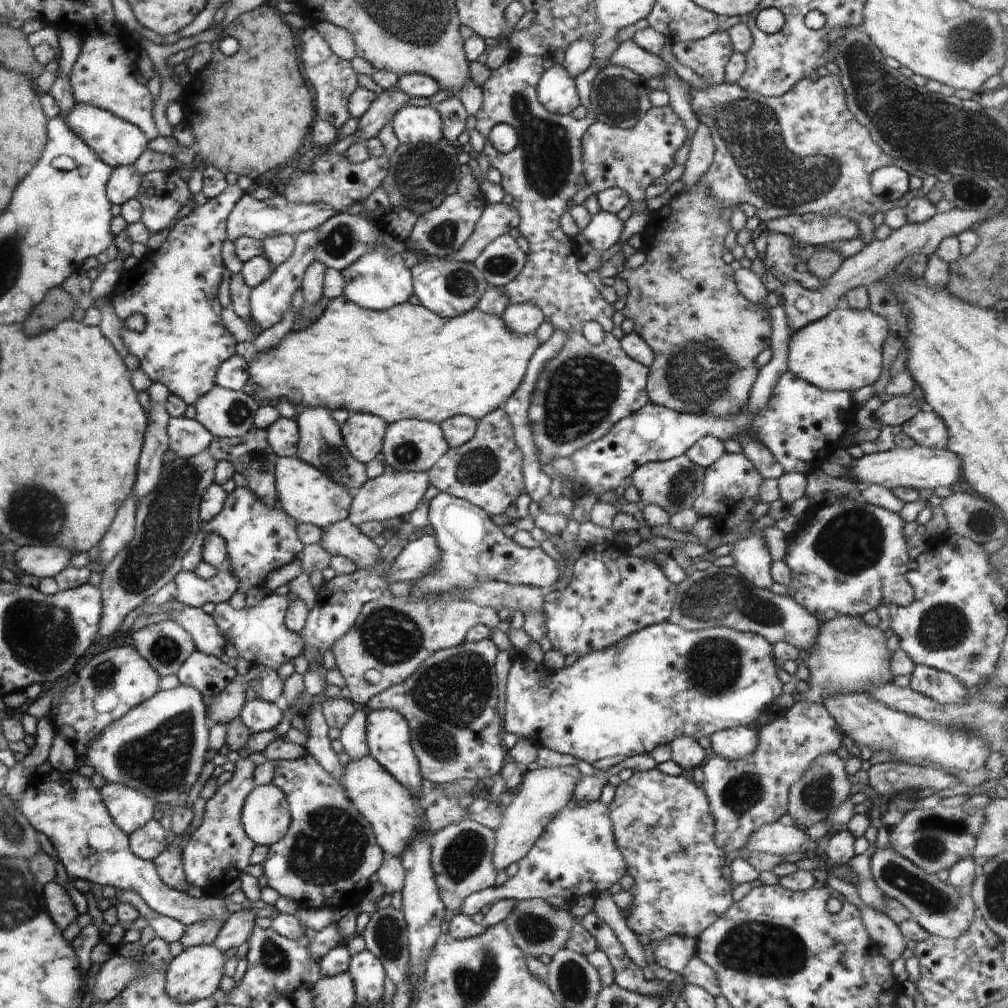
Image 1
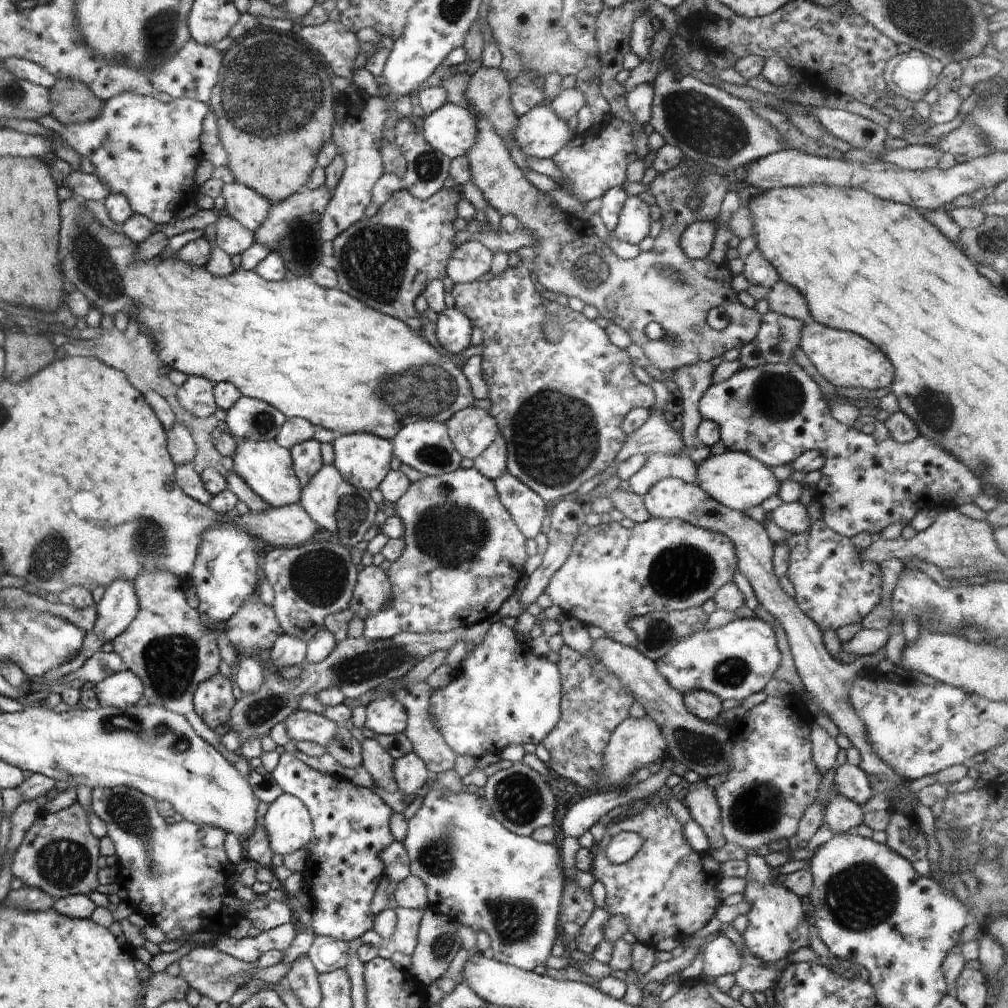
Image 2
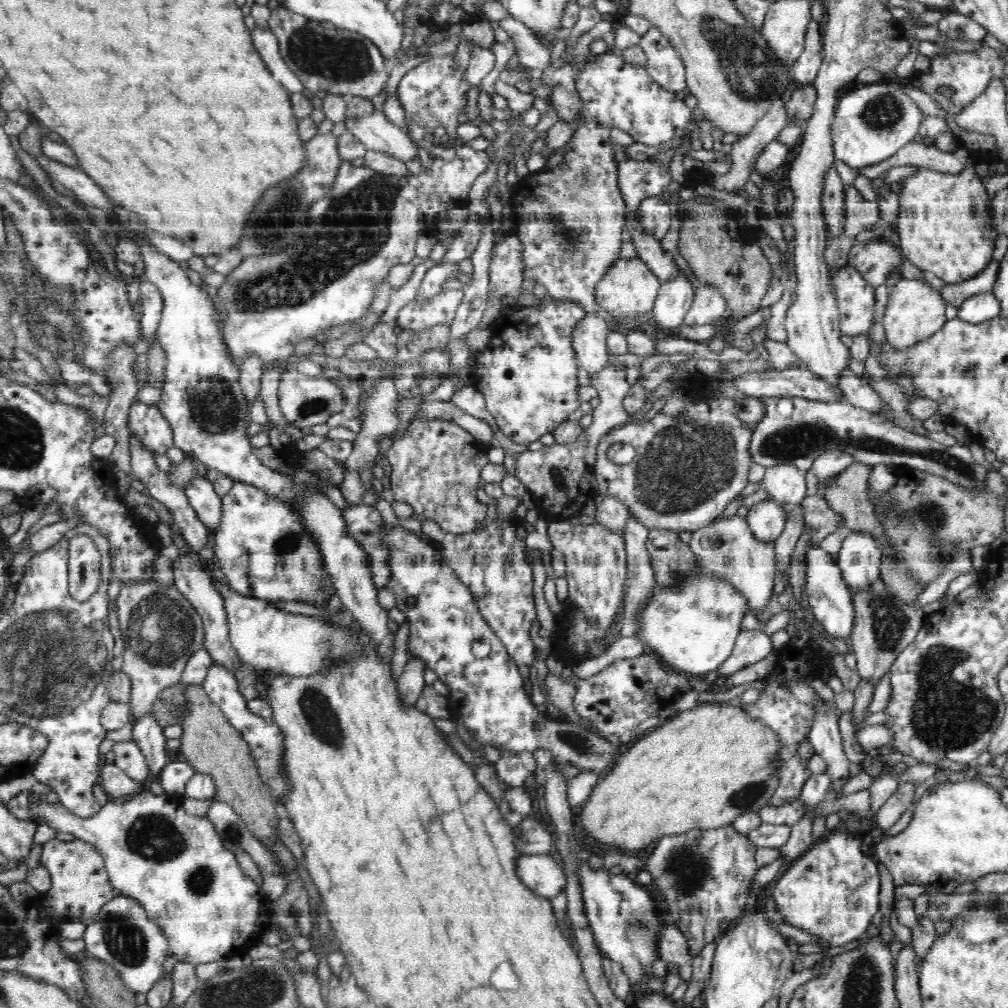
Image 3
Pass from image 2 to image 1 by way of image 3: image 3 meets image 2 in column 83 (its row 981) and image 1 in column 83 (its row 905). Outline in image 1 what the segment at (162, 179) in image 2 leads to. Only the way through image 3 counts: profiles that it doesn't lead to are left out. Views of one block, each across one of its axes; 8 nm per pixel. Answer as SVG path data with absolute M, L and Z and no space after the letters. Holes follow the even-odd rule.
M75 103L73 110L66 116L66 120L69 127L111 167L133 165L136 158L142 154L142 150L147 149L148 140L146 140L146 135L141 128L138 128L138 125L114 116L114 113L108 112L106 109Z

